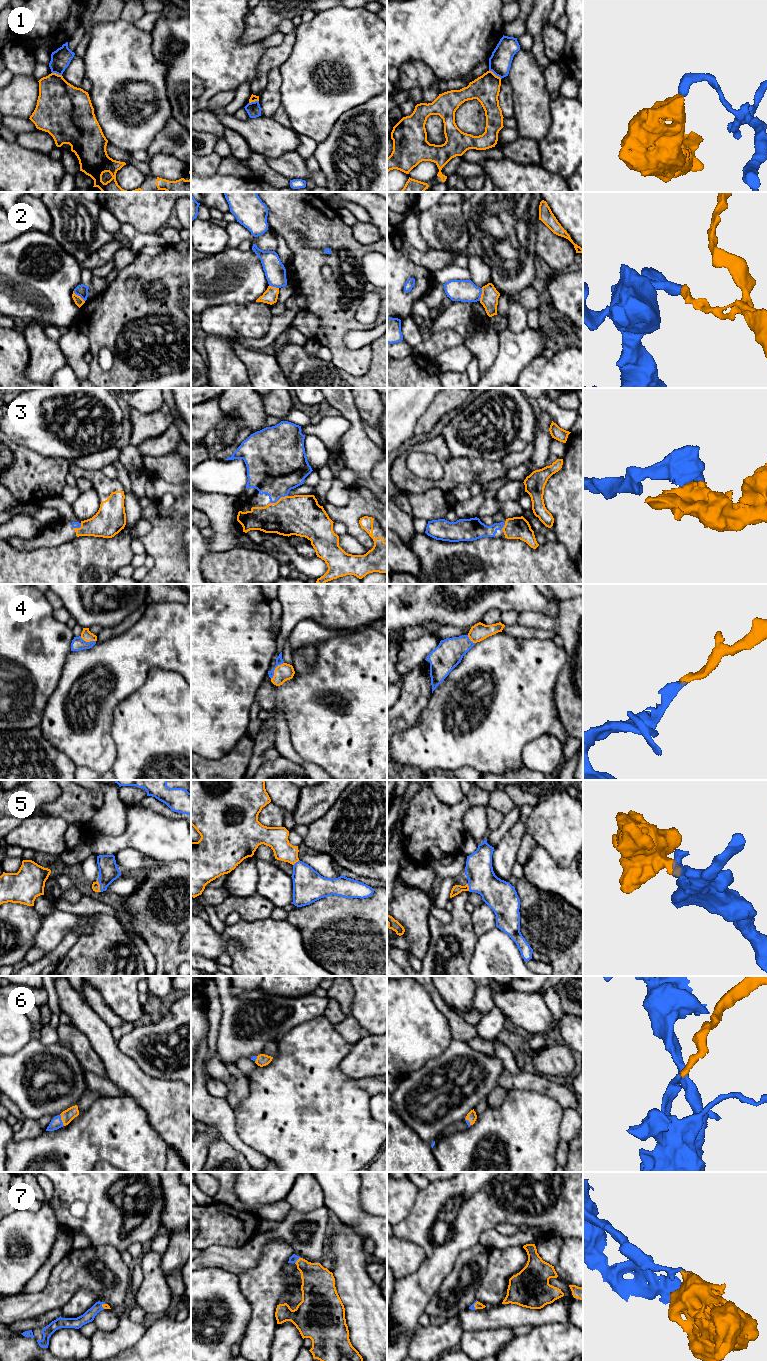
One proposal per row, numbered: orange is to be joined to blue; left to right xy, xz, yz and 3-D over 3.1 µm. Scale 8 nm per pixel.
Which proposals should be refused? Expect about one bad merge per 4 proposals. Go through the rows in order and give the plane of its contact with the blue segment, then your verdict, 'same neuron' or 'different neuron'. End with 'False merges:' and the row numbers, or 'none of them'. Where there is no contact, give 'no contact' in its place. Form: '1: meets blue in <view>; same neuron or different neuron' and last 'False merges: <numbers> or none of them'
1: meets blue in yz; different neuron
2: meets blue in yz; different neuron
3: meets blue in xz; same neuron
4: meets blue in xz; same neuron
5: meets blue in xy; same neuron
6: meets blue in xy; same neuron
7: meets blue in xz; same neuron
False merges: 1, 2

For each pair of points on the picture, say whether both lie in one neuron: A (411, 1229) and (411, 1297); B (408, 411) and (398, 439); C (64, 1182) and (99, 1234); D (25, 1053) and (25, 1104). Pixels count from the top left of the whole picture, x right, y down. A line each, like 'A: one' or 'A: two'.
A: one
B: one
C: one
D: one

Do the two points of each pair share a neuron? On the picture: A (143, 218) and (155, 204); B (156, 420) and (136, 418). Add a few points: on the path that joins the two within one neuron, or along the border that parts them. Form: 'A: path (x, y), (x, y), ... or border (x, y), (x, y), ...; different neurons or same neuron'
A: path (146, 215), (152, 207); same neuron
B: path (151, 420), (141, 420); same neuron

